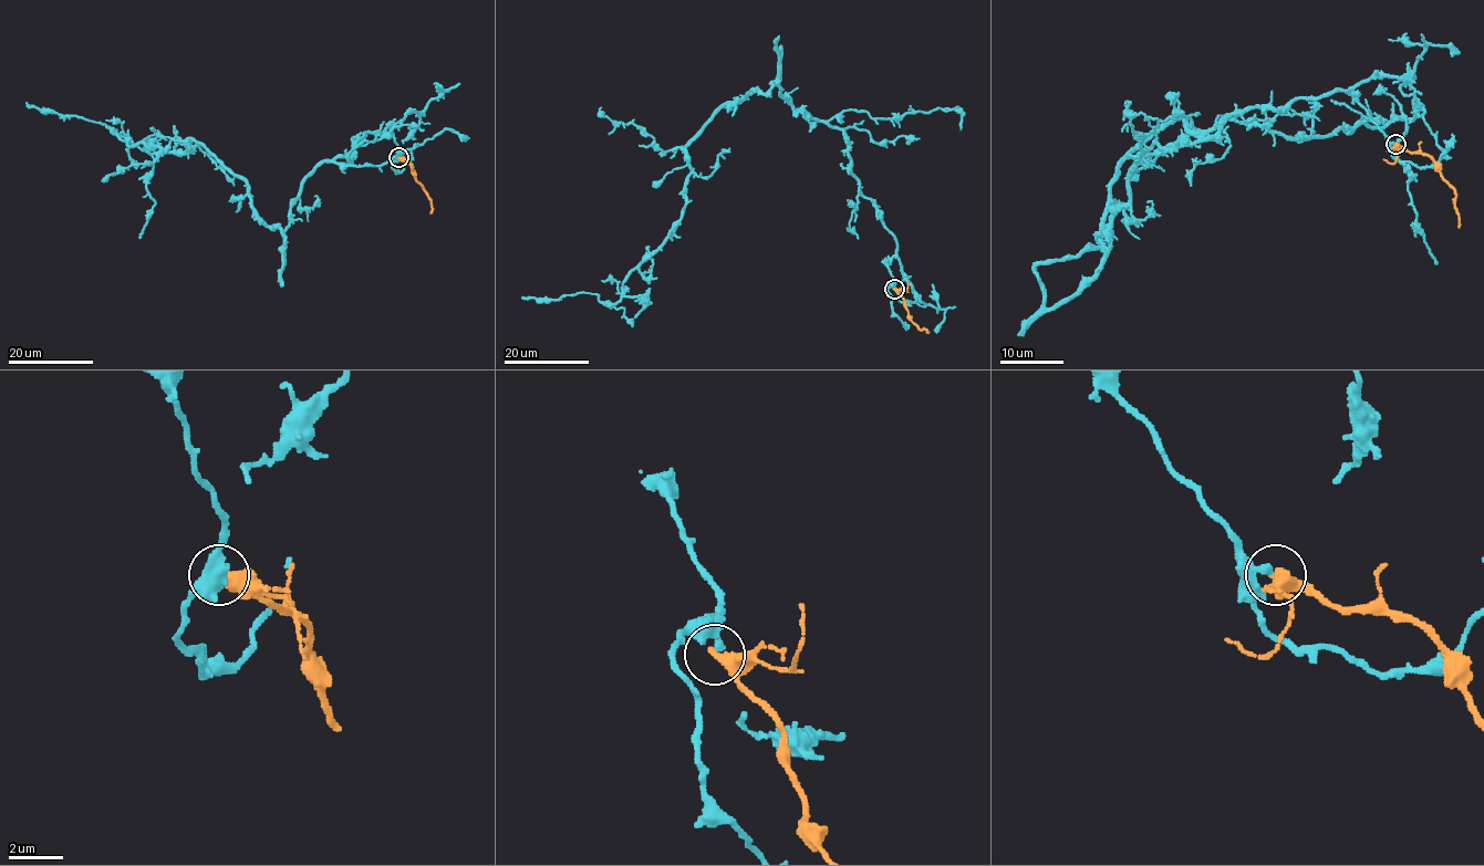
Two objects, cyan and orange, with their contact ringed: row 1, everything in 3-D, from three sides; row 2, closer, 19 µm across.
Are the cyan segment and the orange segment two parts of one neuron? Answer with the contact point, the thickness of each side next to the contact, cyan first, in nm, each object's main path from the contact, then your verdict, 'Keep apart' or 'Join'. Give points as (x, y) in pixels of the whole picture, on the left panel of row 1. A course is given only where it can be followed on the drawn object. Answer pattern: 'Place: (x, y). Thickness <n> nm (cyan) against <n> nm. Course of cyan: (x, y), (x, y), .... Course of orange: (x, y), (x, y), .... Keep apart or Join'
Place: (398, 157). Thickness 320 nm (cyan) against 480 nm. Course of cyan: (398, 157), (400, 122), (322, 162), (283, 268), (283, 233), (200, 144), (128, 141), (153, 157), (139, 238). Course of orange: (398, 157), (413, 166), (415, 179), (432, 205), (431, 214). Keep apart

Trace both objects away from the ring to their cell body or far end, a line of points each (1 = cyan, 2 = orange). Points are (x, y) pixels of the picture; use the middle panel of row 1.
1: (894, 289), (780, 47), (685, 146), (635, 317)
2: (894, 290), (904, 300), (911, 320), (926, 331)

